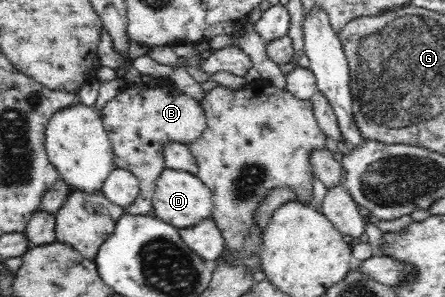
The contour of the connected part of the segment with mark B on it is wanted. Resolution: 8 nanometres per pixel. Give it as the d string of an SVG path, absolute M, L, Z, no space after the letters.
M160 80L154 87L144 83L131 84L99 111L113 147L115 167L131 171L139 179L139 196L132 205L124 208L124 212L152 215L155 181L167 168L162 149L170 141L188 146L204 133L207 123L202 108L199 101L176 88L169 80Z

